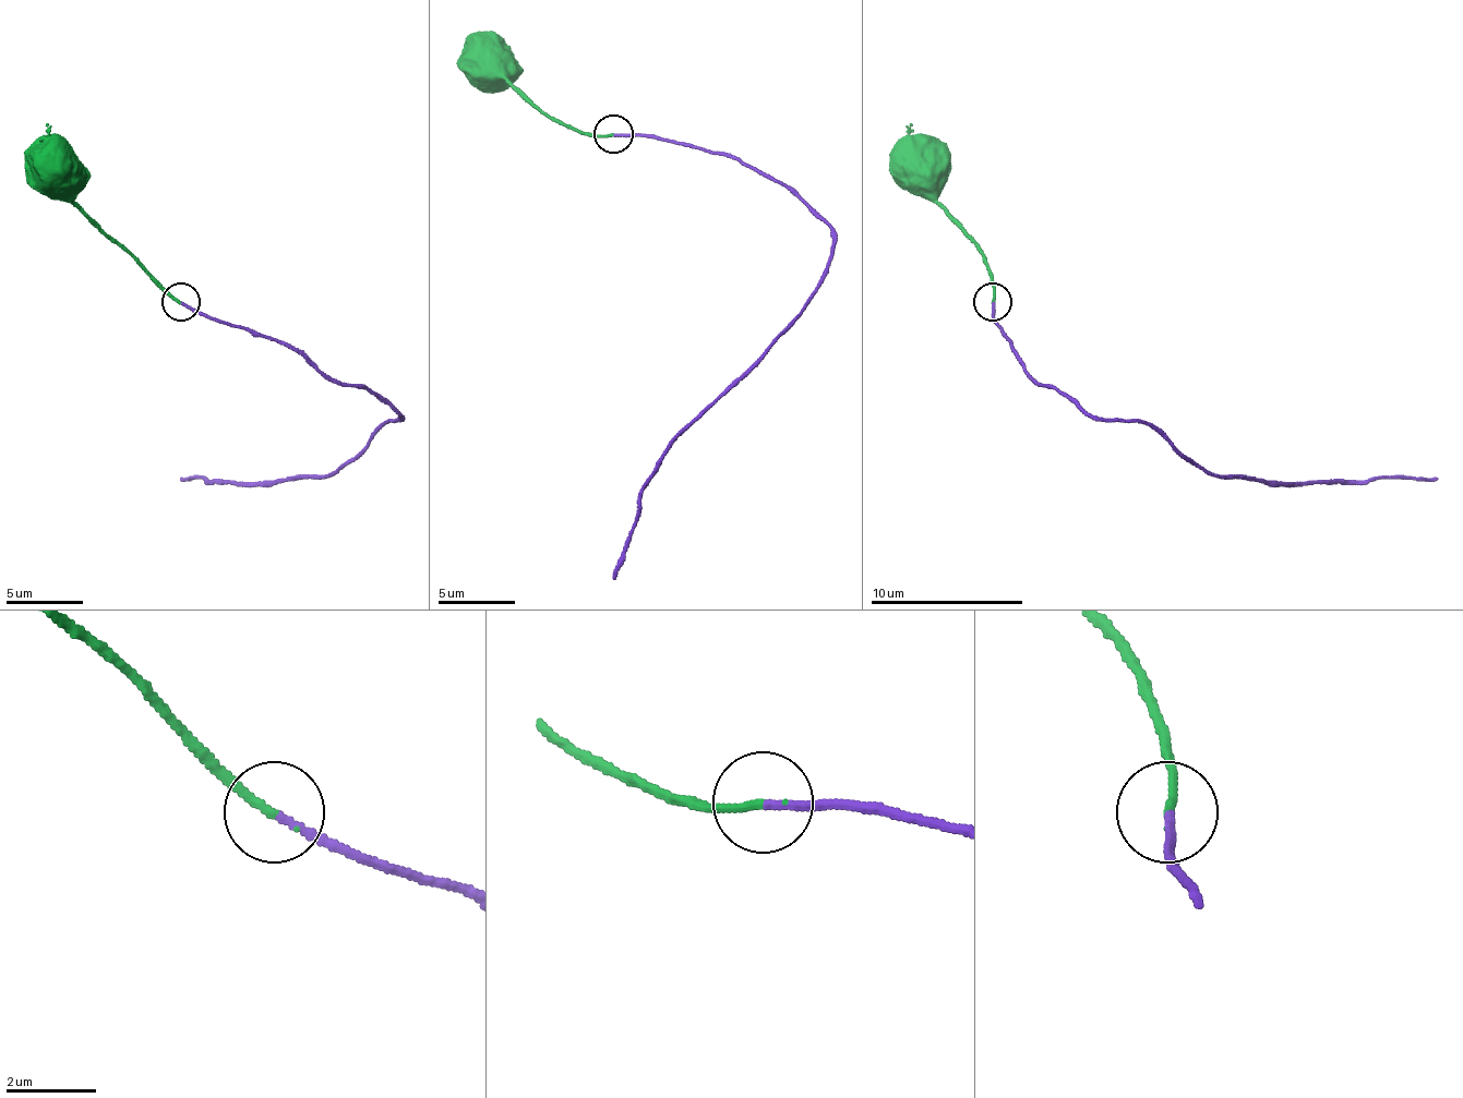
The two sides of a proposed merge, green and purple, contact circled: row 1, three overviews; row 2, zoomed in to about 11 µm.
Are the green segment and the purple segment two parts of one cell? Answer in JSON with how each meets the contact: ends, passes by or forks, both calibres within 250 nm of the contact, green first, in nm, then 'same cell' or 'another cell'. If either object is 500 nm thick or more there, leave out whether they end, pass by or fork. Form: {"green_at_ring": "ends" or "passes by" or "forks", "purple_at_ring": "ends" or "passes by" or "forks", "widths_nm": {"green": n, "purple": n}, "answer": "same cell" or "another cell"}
{"green_at_ring": "ends", "purple_at_ring": "ends", "widths_nm": {"green": 190, "purple": 170}, "answer": "same cell"}

